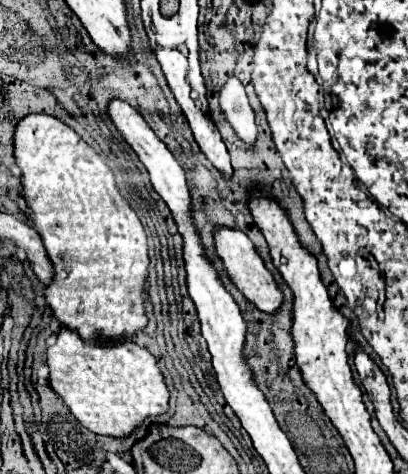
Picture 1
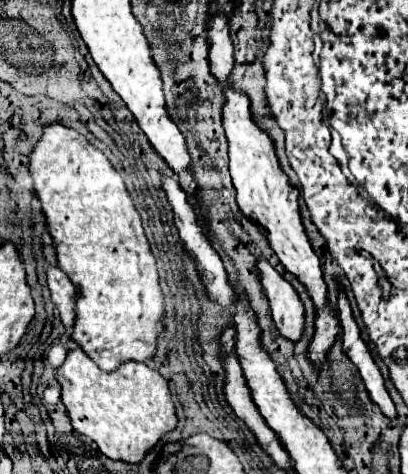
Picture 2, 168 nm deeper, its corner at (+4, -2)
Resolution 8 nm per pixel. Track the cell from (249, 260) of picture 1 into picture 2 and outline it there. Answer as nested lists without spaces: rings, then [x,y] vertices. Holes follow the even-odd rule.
[[[264,256],[256,262],[256,272],[278,332],[296,342],[304,328],[304,308],[296,290],[270,266]]]

